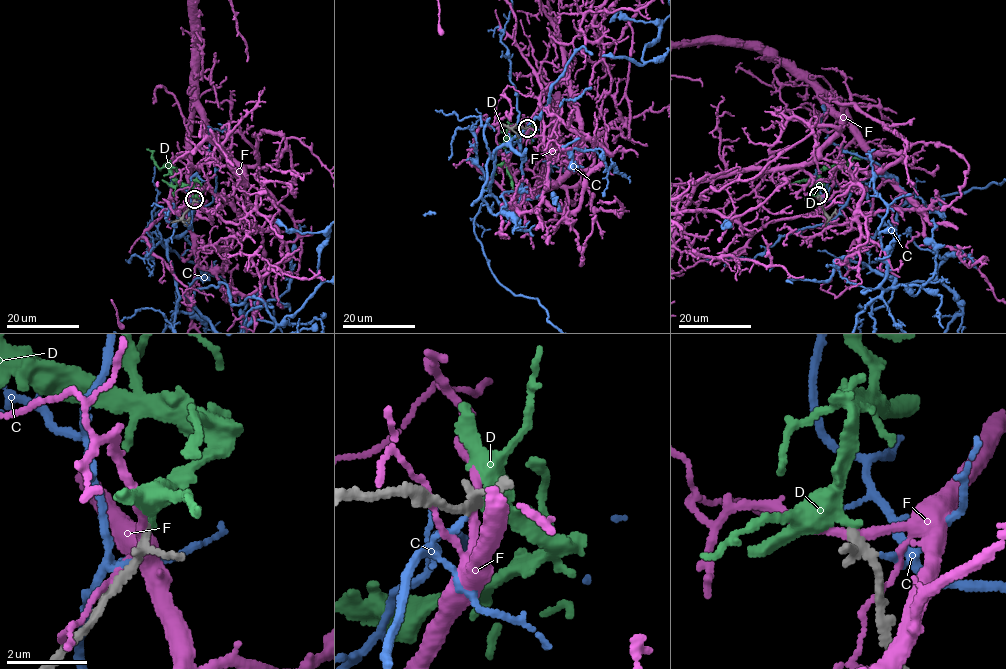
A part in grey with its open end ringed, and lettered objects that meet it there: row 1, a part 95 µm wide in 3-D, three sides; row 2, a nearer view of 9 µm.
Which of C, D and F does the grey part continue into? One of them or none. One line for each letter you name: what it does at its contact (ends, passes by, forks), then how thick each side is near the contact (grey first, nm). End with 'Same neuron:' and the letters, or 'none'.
D: it passes by | 180/240 nm
Same neuron: D

